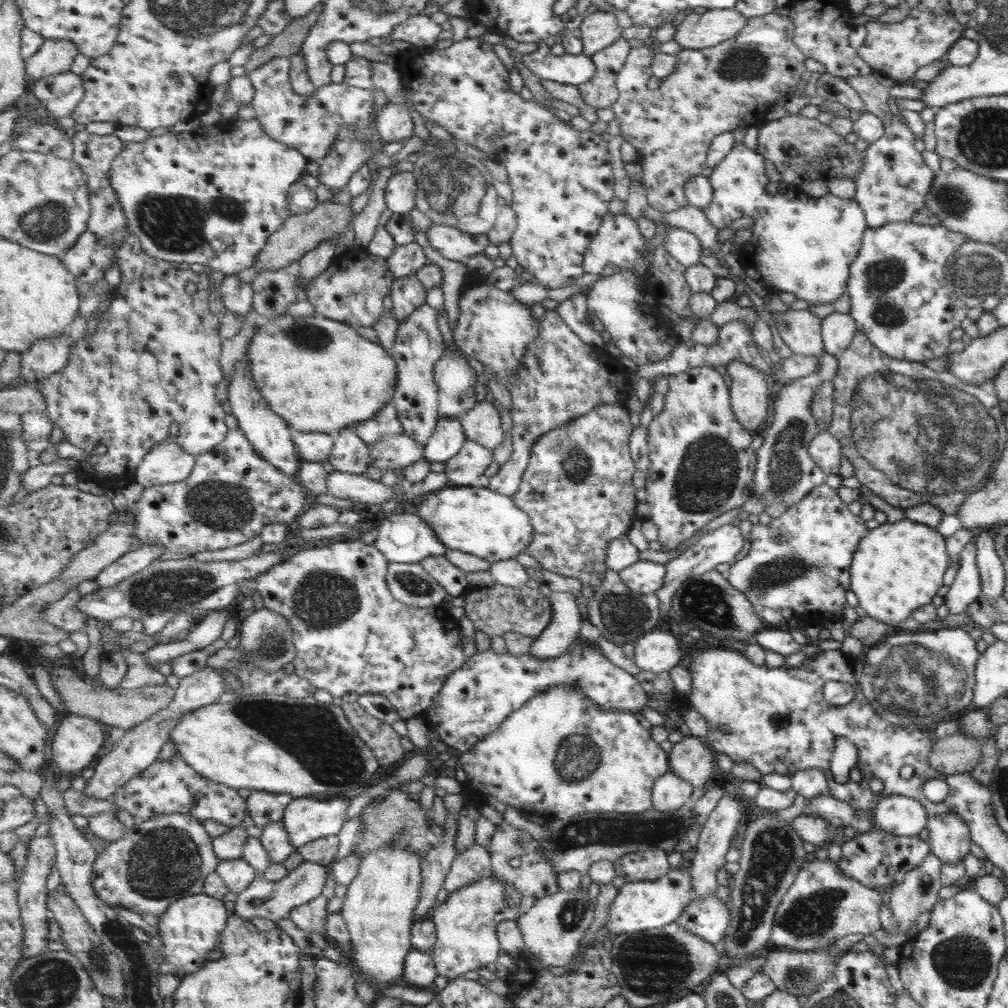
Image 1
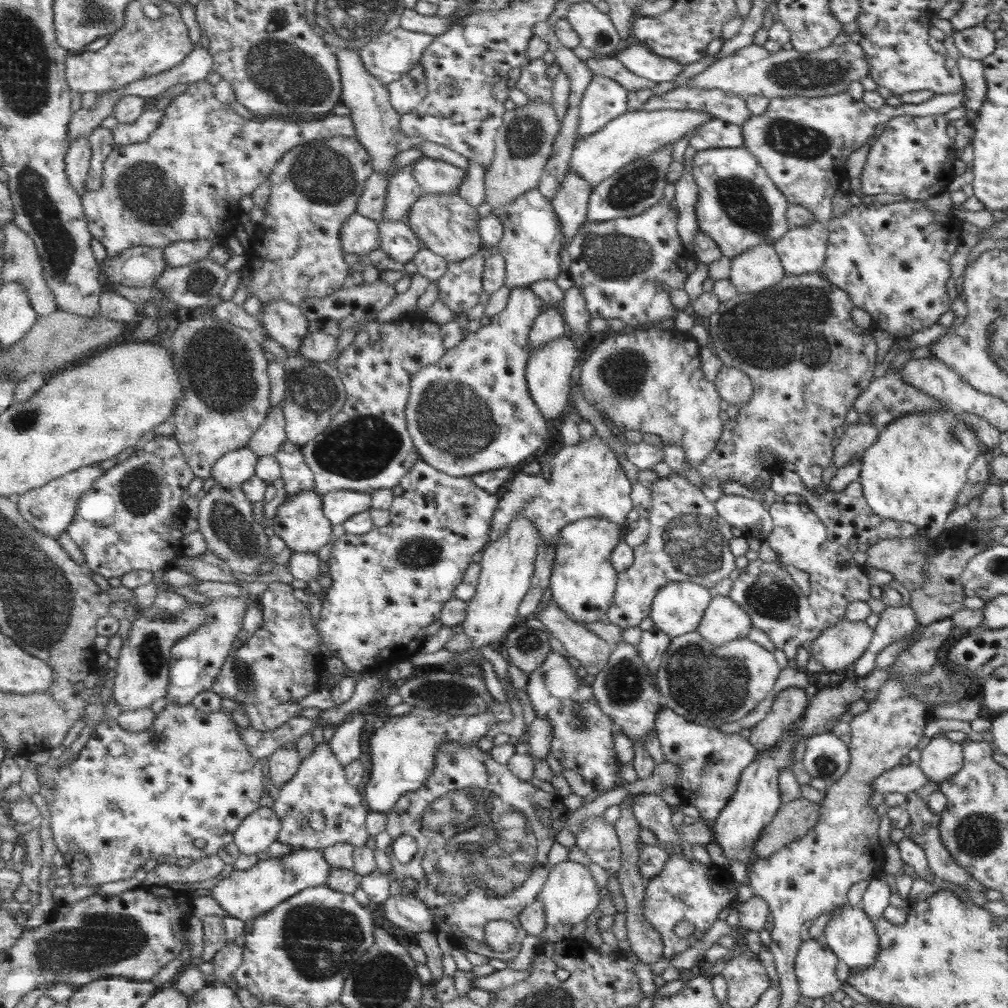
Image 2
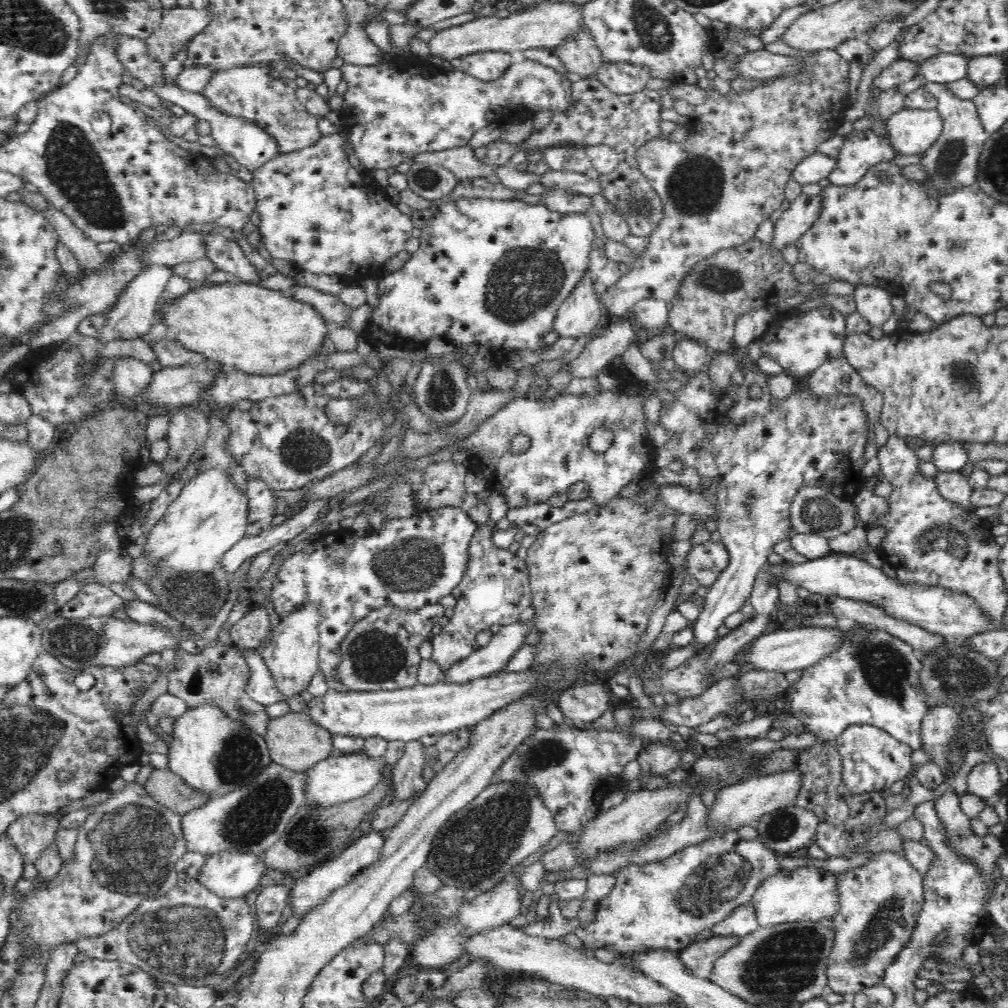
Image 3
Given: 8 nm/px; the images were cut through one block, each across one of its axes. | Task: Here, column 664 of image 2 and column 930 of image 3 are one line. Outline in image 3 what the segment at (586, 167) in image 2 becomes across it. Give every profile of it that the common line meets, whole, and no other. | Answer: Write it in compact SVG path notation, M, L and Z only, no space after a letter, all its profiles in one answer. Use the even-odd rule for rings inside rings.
M900 110L894 114L886 122L886 136L891 146L900 156L918 156L918 154L925 154L934 142L940 138L942 134L944 120L940 117L938 110Z

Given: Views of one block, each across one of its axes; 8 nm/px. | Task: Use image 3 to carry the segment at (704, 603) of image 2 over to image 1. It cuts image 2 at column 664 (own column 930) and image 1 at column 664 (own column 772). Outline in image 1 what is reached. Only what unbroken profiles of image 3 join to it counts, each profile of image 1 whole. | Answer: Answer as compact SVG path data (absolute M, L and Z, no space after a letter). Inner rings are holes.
M639 559L635 564L620 572L625 586L641 596L657 593L664 584L667 569L659 564Z

